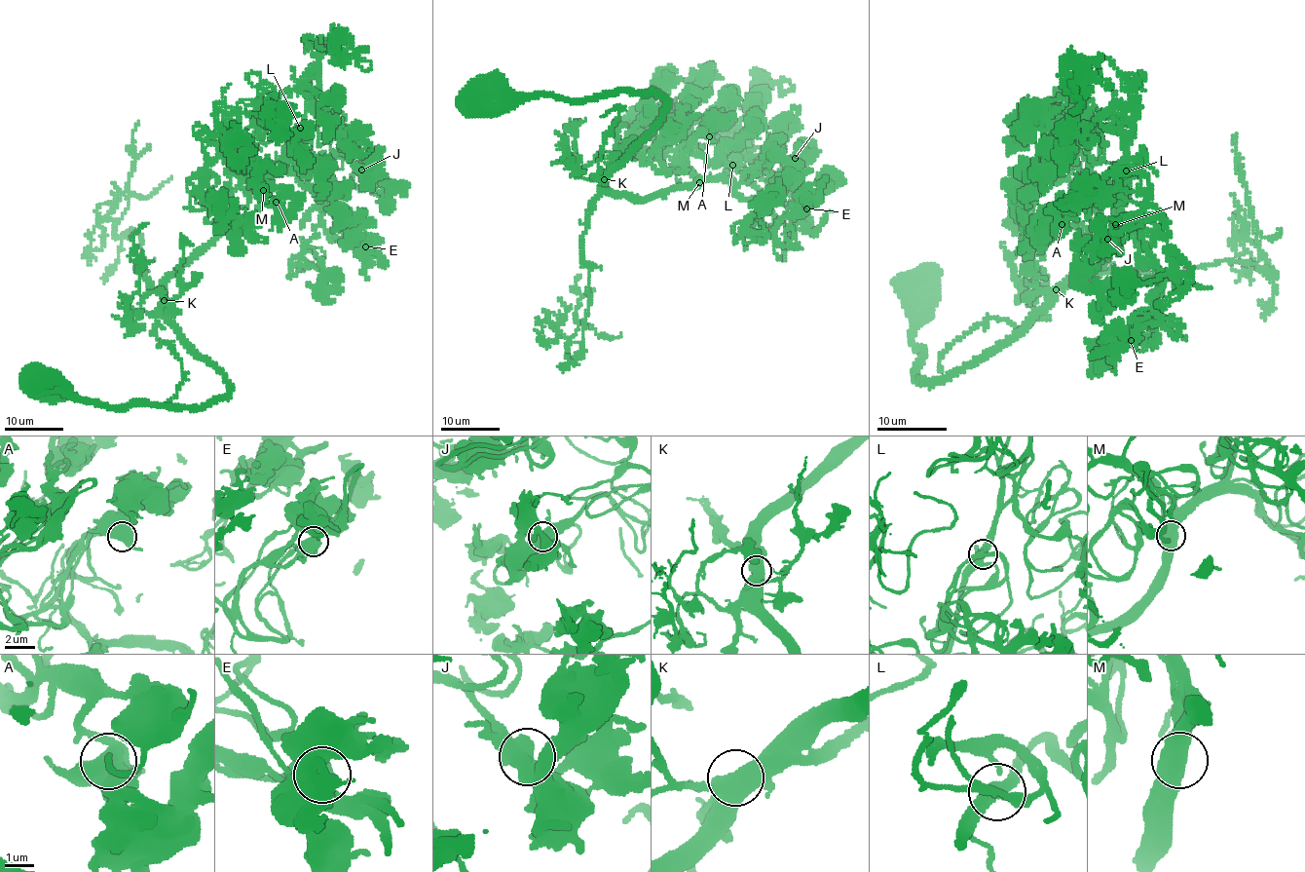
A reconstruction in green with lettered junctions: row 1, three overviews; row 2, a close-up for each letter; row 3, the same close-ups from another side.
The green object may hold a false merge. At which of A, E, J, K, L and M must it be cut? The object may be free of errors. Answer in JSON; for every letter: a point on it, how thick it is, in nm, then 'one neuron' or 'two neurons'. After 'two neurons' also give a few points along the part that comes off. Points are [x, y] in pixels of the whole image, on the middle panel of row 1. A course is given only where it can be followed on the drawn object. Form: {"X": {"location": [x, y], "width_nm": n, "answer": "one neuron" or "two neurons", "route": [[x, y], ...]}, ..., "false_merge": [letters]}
{"A": {"location": [709, 136], "width_nm": 500, "answer": "one neuron"}, "E": {"location": [806, 208], "width_nm": 500, "answer": "one neuron"}, "J": {"location": [795, 158], "width_nm": 550, "answer": "one neuron"}, "K": {"location": [604, 179], "width_nm": 550, "answer": "two neurons", "route": [[604, 180], [582, 239], [591, 297], [577, 360], [567, 342], [577, 328], [581, 276]]}, "L": {"location": [732, 165], "width_nm": 360, "answer": "one neuron"}, "M": {"location": [699, 182], "width_nm": 600, "answer": "one neuron"}, "false_merge": ["K"]}

